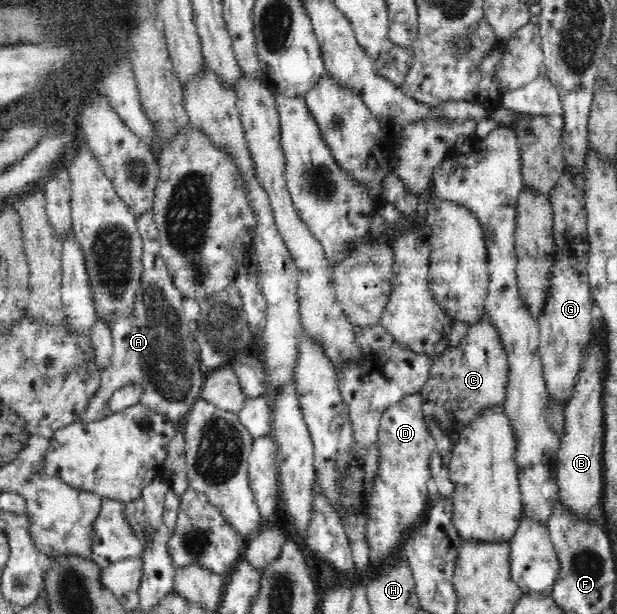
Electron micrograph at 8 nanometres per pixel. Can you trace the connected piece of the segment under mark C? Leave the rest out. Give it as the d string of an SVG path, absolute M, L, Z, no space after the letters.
M481 315L479 320L468 325L466 335L457 346L449 344L434 363L429 378L421 390L422 411L425 418L430 418L455 443L458 434L465 426L493 405L504 405L508 379L509 361L503 348L497 327L489 321L489 315Z

